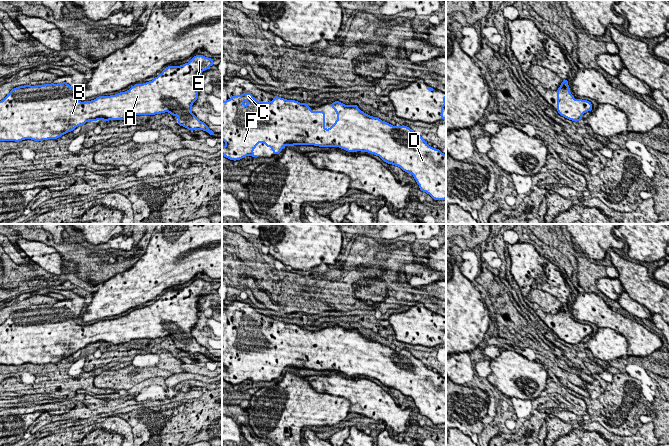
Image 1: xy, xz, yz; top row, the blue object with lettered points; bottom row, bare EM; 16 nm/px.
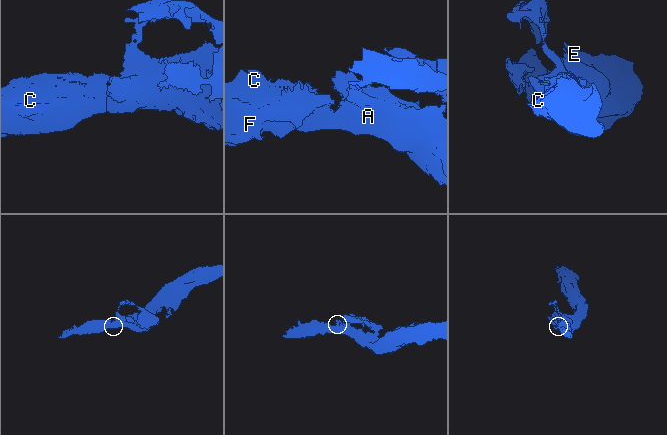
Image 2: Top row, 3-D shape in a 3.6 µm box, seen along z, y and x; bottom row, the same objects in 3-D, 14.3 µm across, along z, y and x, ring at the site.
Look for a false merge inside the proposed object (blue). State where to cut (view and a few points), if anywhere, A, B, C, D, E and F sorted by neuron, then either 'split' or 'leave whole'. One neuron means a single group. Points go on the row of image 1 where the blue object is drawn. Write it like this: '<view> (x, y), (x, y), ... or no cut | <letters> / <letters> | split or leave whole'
no cut | A B C D E F | leave whole

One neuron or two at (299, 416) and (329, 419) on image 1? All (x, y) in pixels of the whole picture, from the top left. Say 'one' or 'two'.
one

